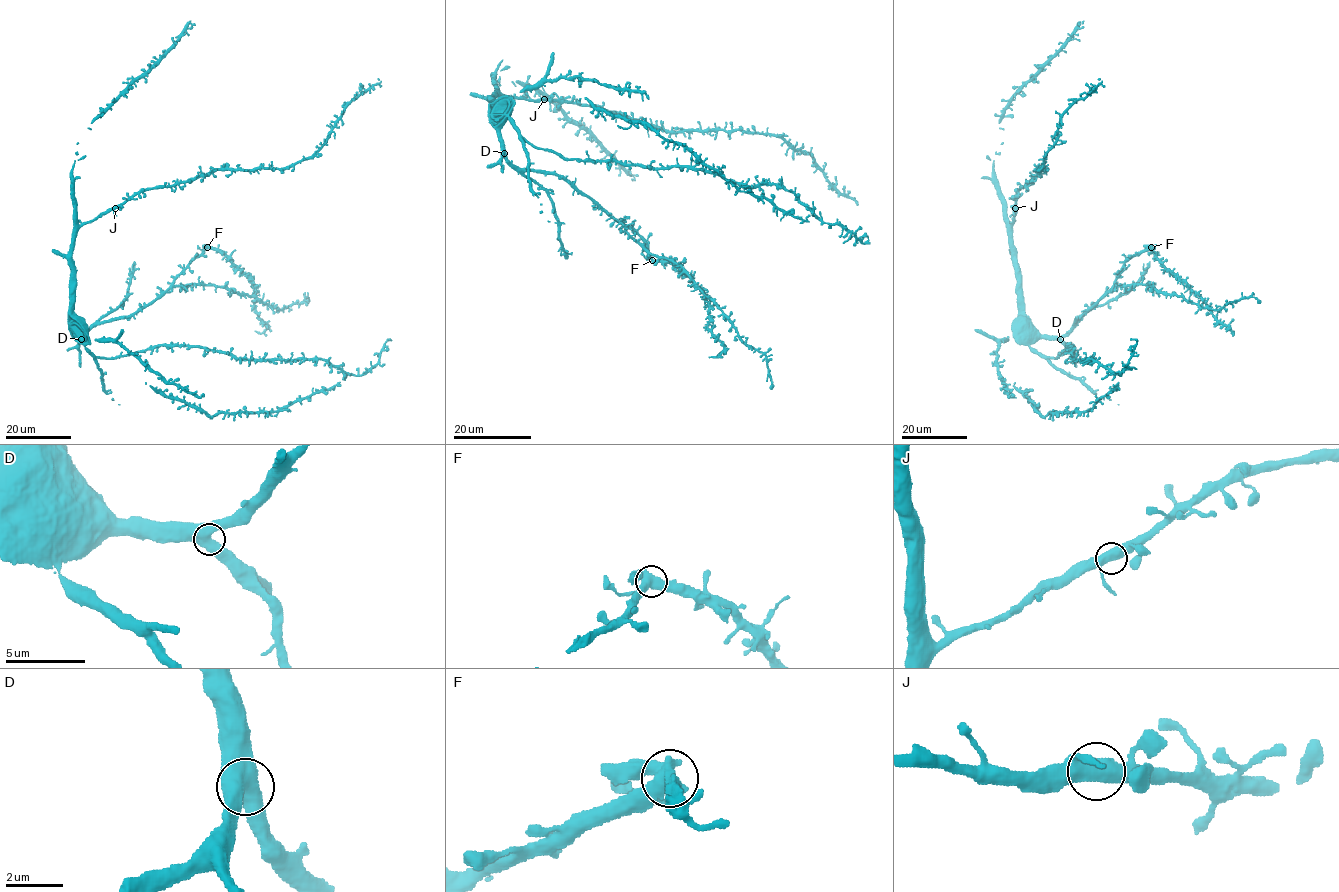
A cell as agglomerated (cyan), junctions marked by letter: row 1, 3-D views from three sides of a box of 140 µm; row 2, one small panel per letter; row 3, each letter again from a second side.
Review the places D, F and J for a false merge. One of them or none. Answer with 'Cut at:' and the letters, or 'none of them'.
Cut at: F

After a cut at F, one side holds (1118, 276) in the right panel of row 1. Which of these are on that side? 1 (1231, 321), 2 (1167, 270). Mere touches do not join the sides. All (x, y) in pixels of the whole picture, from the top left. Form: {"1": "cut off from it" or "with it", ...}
{"1": "cut off from it", "2": "cut off from it"}

